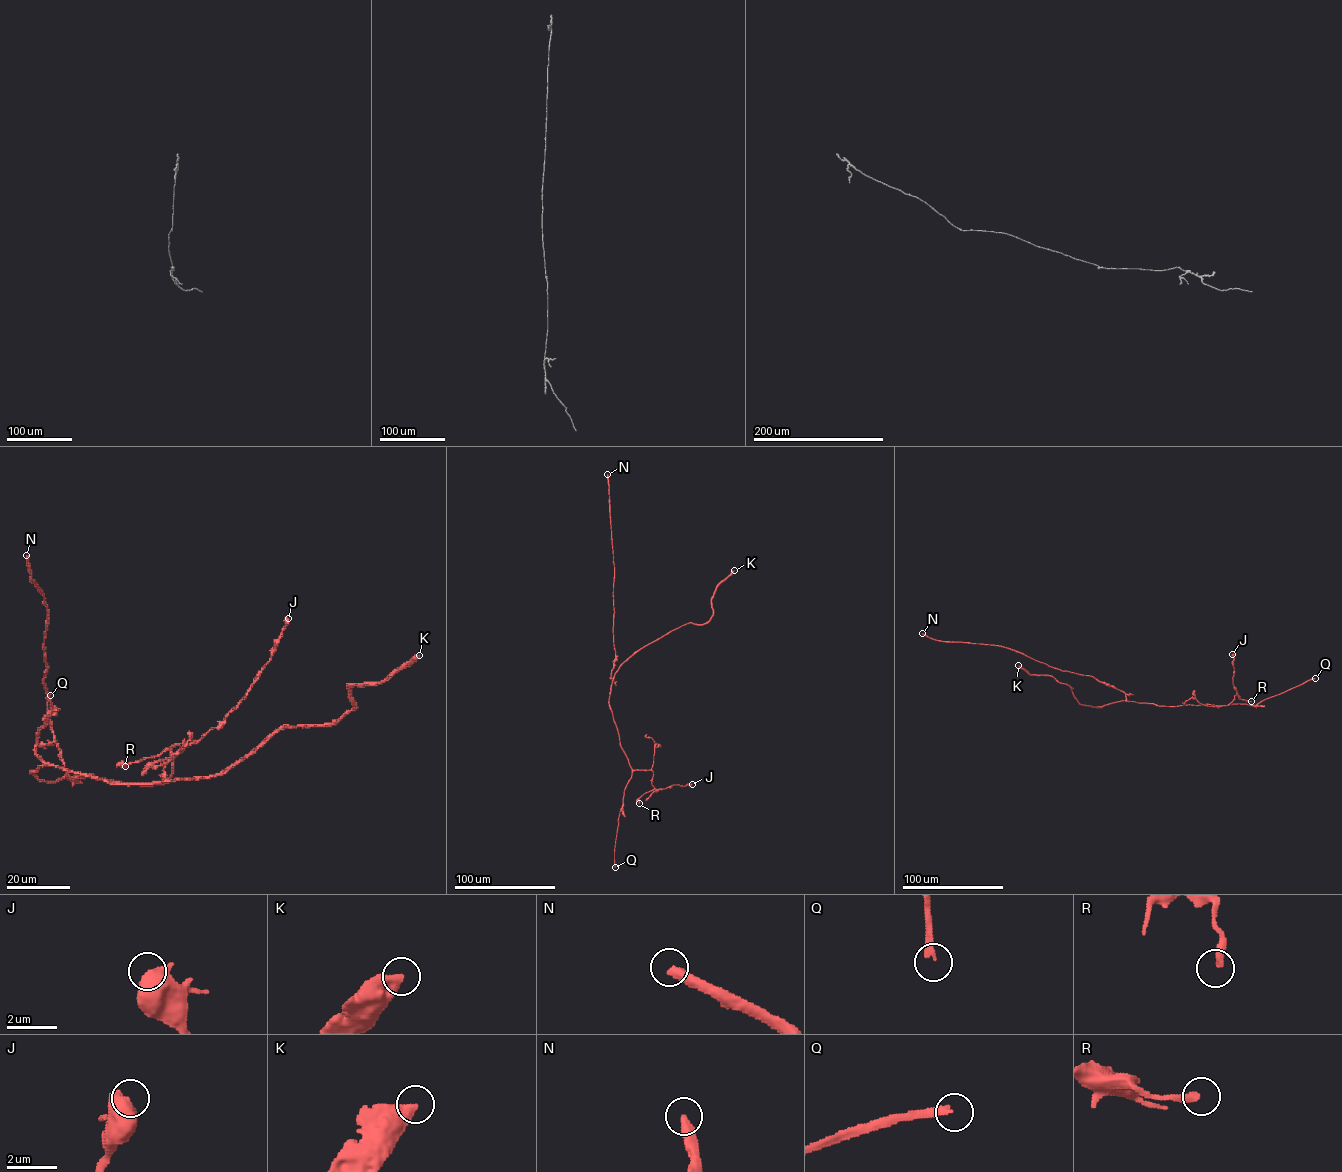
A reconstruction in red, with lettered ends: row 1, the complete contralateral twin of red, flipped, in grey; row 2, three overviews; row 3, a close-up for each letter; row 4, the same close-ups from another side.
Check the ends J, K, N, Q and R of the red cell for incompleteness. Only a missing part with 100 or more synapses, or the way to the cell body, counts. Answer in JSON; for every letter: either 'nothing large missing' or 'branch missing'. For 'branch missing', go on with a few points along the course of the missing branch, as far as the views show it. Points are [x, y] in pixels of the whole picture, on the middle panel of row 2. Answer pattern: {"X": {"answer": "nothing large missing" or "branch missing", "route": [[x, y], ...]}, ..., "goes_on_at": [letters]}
{"J": {"answer": "nothing large missing"}, "K": {"answer": "nothing large missing"}, "N": {"answer": "branch missing"}, "Q": {"answer": "branch missing"}, "R": {"answer": "nothing large missing"}, "goes_on_at": ["N", "Q"]}

